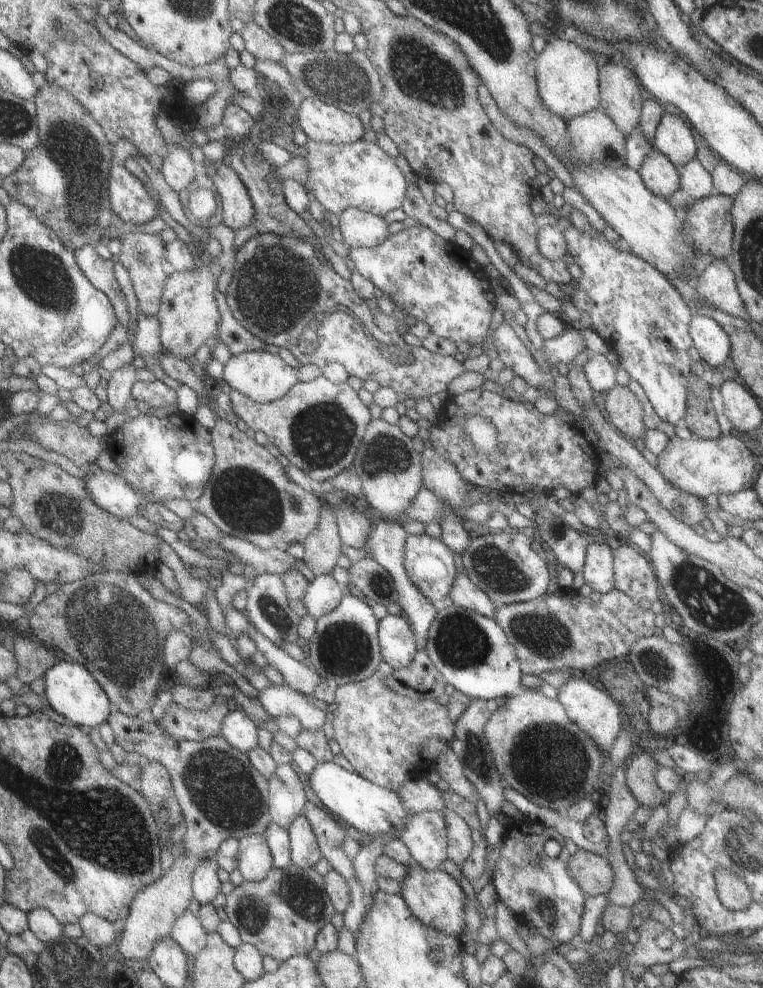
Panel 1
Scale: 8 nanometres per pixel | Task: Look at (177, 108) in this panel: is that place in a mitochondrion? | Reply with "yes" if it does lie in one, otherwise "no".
no

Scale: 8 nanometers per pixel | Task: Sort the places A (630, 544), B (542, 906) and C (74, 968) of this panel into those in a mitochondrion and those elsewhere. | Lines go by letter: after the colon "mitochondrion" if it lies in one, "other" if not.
A: other
B: mitochondrion
C: mitochondrion

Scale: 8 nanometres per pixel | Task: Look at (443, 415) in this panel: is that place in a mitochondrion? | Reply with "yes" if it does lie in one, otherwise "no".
no

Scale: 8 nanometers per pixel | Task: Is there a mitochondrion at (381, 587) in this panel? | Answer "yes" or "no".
yes

